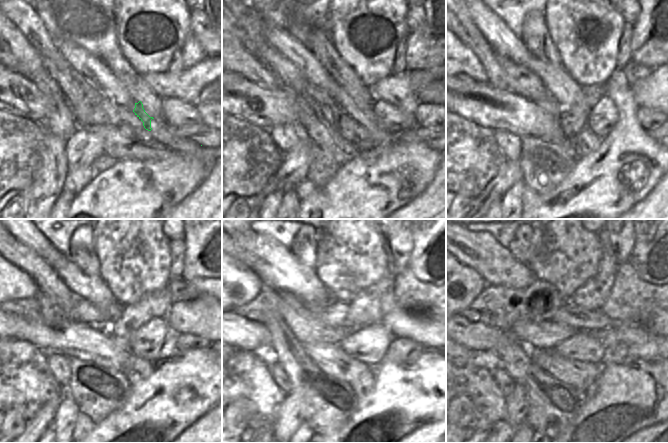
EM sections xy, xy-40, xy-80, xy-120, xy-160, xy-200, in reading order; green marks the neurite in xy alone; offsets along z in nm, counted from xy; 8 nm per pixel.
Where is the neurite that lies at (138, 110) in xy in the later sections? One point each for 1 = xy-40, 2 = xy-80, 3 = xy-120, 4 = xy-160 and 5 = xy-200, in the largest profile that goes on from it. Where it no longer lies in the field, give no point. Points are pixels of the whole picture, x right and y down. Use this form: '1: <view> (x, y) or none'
1: xy-40 (362, 112)
2: xy-80 (562, 87)
3: xy-120 (94, 289)
4: xy-160 (273, 263)
5: xy-200 (479, 250)

